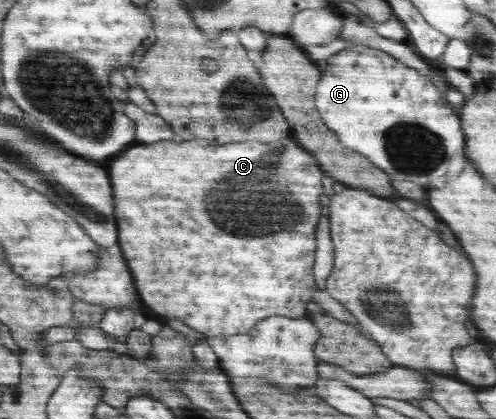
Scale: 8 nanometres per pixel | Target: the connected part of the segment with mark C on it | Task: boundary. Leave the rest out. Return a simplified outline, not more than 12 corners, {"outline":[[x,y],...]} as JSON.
{"outline":[[293,137],[137,142],[109,173],[150,310],[309,315],[324,172]]}

